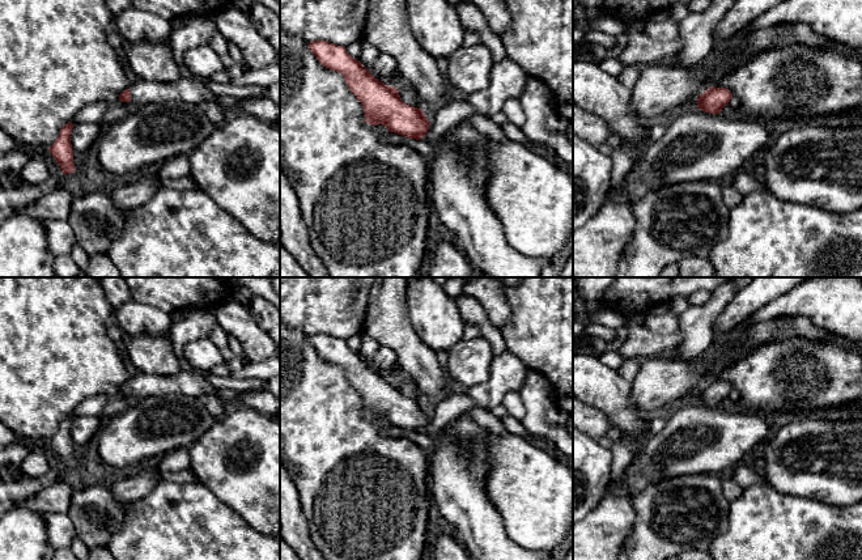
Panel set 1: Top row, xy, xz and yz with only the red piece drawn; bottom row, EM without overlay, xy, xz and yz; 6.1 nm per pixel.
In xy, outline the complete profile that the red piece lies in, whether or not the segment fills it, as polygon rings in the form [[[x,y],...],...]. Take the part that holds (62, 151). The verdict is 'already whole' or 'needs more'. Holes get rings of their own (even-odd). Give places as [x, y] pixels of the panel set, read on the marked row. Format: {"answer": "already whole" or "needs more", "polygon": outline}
{"answer": "already whole", "polygon": [[[71,122],[63,126],[58,139],[48,148],[50,153],[52,154],[55,161],[59,164],[64,174],[71,174],[72,171],[76,171],[75,164],[73,164],[73,150],[71,144],[72,128],[73,128],[73,124]]]}

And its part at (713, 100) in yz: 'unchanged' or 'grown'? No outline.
unchanged

